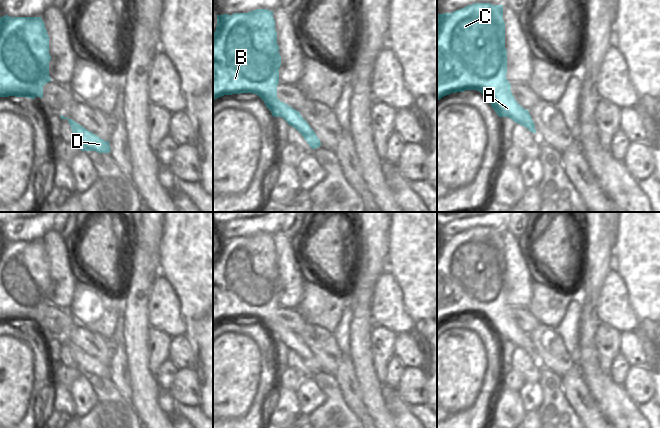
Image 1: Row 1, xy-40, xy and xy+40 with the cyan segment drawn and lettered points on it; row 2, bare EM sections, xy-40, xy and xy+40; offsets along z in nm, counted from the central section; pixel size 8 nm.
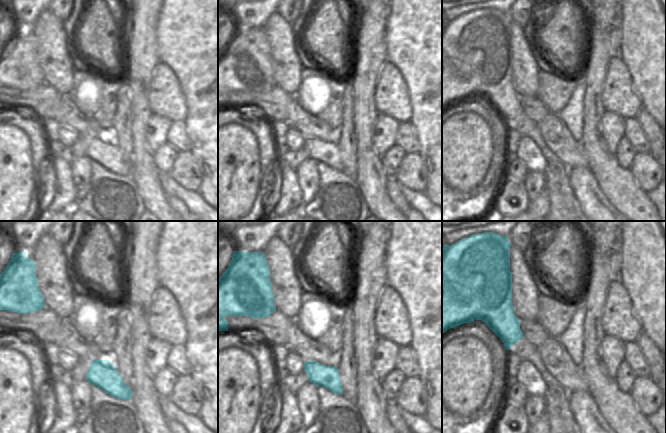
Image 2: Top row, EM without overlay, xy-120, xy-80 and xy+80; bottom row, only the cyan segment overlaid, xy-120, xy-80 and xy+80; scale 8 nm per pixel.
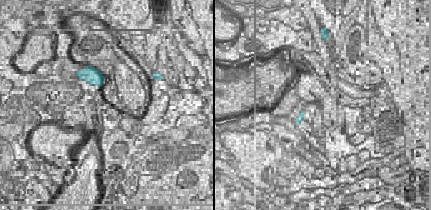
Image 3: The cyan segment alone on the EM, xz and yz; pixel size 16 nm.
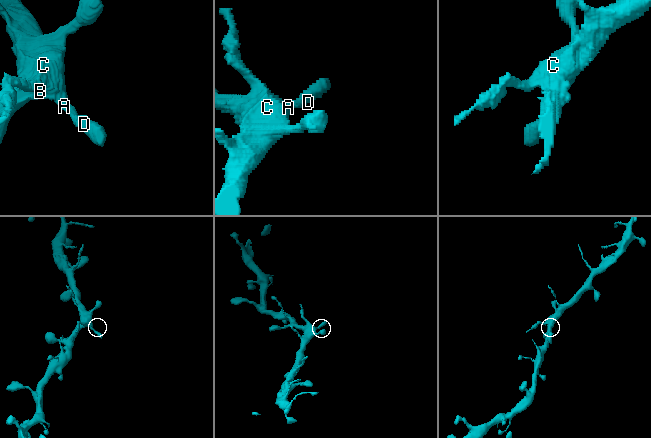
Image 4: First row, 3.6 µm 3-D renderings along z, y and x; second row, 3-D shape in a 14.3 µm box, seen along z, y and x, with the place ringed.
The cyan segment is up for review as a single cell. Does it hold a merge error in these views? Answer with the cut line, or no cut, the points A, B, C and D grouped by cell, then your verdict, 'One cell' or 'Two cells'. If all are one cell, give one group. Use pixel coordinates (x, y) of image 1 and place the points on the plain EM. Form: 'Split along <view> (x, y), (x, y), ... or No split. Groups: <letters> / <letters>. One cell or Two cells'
No split. Groups: A B C D. One cell

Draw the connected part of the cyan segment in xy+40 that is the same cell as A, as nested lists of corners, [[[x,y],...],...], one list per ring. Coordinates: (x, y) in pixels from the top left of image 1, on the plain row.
[[[474,227],[452,237],[437,239],[437,325],[451,317],[477,314],[488,323],[499,341],[508,341],[532,357],[536,357],[529,335],[515,324],[506,298],[507,274],[505,272],[503,229]]]

